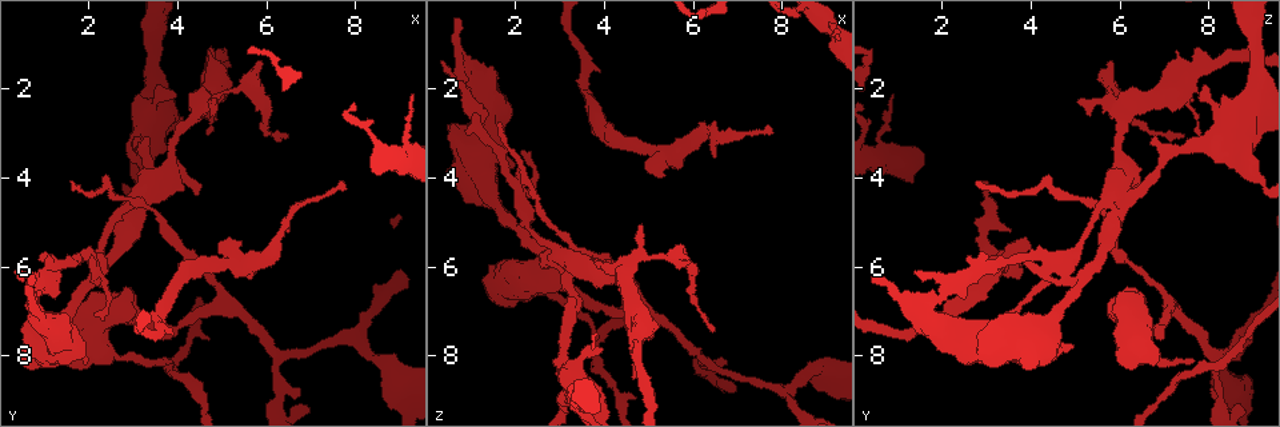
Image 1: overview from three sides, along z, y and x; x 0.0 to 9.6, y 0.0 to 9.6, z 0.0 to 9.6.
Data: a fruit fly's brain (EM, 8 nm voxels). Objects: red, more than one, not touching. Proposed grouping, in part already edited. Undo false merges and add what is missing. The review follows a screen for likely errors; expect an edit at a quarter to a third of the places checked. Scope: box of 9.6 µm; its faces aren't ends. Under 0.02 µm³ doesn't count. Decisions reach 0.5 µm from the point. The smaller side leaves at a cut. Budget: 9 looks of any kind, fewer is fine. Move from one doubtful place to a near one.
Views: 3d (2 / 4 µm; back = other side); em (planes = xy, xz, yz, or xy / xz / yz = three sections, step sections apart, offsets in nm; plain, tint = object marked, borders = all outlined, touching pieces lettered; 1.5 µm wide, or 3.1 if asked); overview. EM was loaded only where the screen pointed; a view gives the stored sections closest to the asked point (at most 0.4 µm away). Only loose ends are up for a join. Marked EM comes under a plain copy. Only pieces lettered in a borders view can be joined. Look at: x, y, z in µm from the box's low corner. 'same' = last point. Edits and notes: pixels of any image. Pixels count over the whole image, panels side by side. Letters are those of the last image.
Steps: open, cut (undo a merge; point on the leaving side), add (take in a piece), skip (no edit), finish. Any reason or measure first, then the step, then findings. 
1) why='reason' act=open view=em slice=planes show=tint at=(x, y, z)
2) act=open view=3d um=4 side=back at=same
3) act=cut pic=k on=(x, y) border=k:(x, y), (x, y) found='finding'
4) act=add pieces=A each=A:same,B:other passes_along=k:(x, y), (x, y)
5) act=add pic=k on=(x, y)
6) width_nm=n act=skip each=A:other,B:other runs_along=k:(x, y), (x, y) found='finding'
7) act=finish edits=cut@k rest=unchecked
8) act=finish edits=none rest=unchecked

why='an open end' act=open view=em slice=xy step=4 show=tint at=(1.75, 8.15, 6.85)

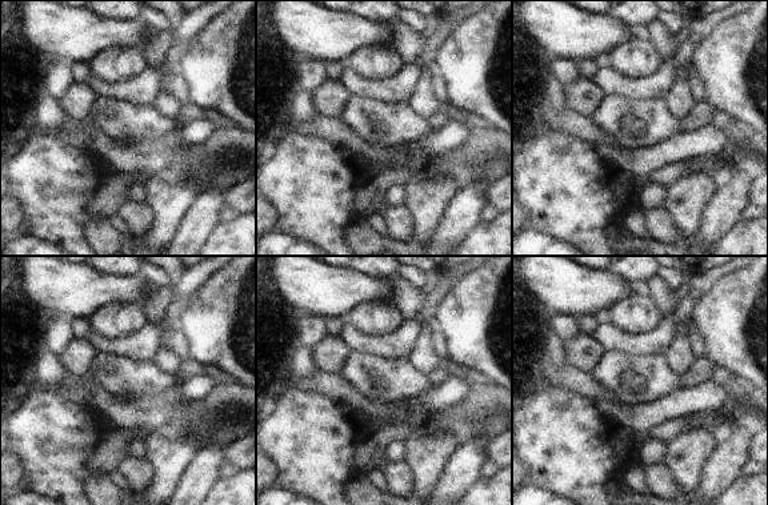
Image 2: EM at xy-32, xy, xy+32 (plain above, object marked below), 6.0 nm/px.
act=open view=em slice=xz step=8 show=borders at=same

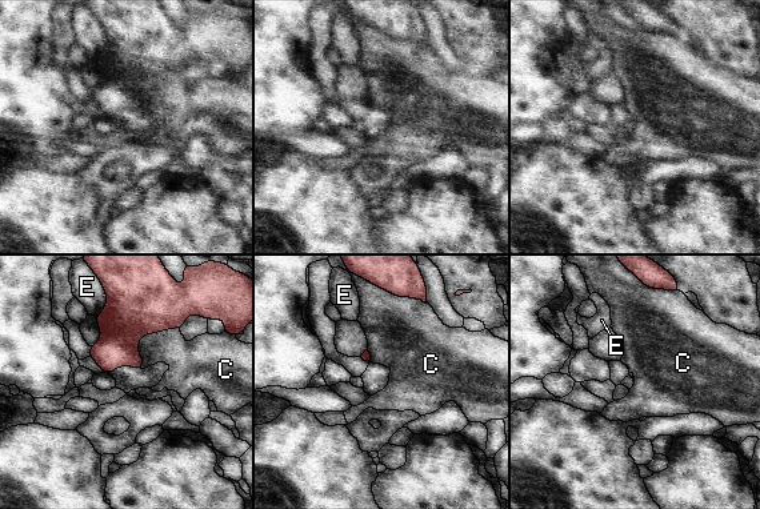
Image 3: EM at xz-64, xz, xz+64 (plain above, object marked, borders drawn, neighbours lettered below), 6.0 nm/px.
act=skip each=C:other,E:other border=3:(179, 327), (139, 339), (140, 368) found='none of them fits'

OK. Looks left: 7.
act=open view=em slice=xz step=8 show=borders at=(1.65, 4.05, 2.70)

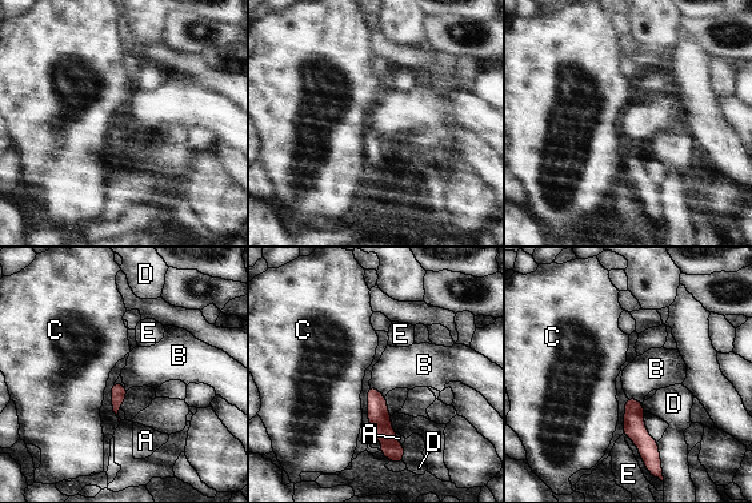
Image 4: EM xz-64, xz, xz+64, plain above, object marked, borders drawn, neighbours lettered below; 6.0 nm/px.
why='another direction' act=open view=em slice=planes show=borders at=same

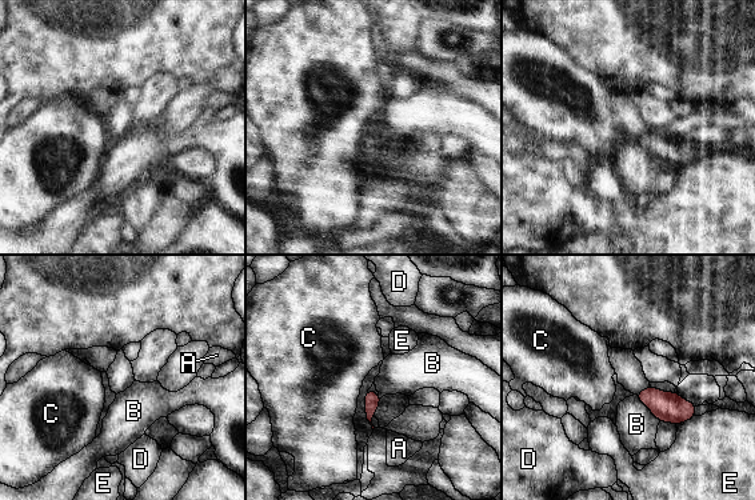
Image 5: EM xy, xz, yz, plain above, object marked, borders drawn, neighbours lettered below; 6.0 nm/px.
act=skip each=A:other,B:other,C:other,D:other,E:other found='no lettered piece goes on from it'

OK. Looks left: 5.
why='thick turns thin' act=open view=em slice=planes show=borders at=(2.25, 6.10, 4.50)

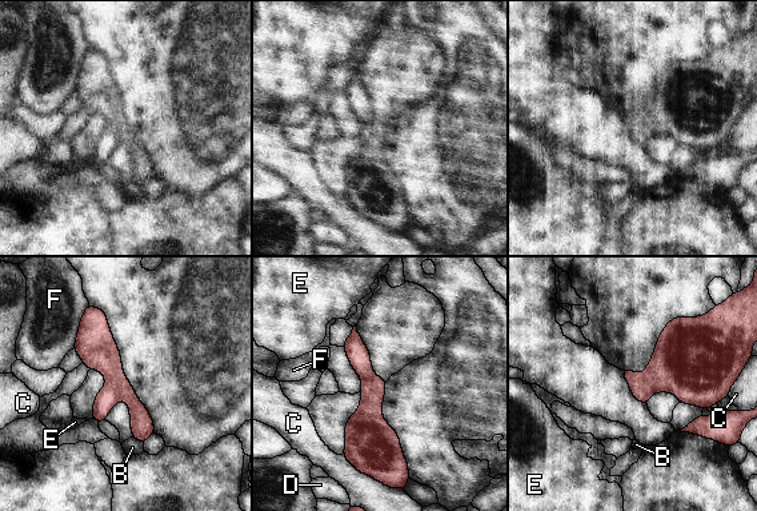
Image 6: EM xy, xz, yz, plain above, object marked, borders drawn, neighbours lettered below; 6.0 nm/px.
width_nm=150 act=cut pic=6 on=(100, 352) each=B:other,C:other,D:other,E:other,F:other found='two neurons meet here'

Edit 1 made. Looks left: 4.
why='stops while still wide' act=open view=em slice=xz step=8 show=borders at=(0.85, 6.55, 1.85)

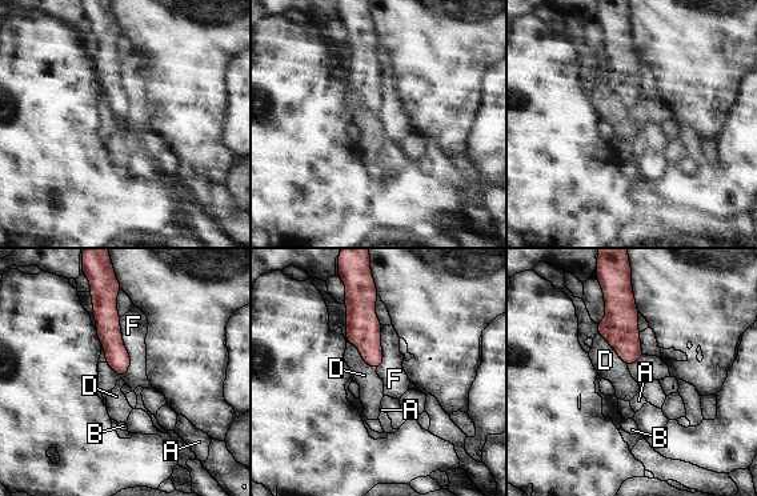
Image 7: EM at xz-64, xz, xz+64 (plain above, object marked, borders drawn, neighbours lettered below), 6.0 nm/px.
act=open view=em slice=planes show=borders at=same

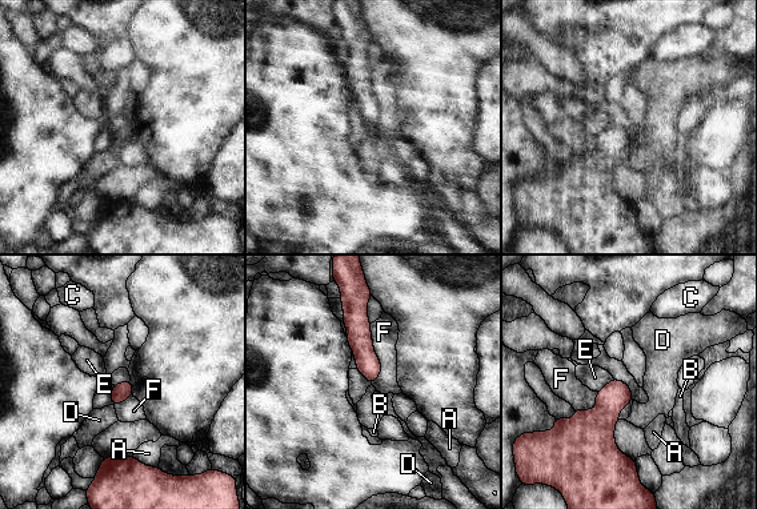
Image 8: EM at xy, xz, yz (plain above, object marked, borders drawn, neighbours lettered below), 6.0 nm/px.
longest_contact=F:360nm act=skip each=A:other,B:other,C:other,D:other,E:other,F:other runs_along=8:(352, 308), (372, 377) found='no lettered piece goes on from it'

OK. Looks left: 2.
act=finish edits=cut@6 rest=unchecked

